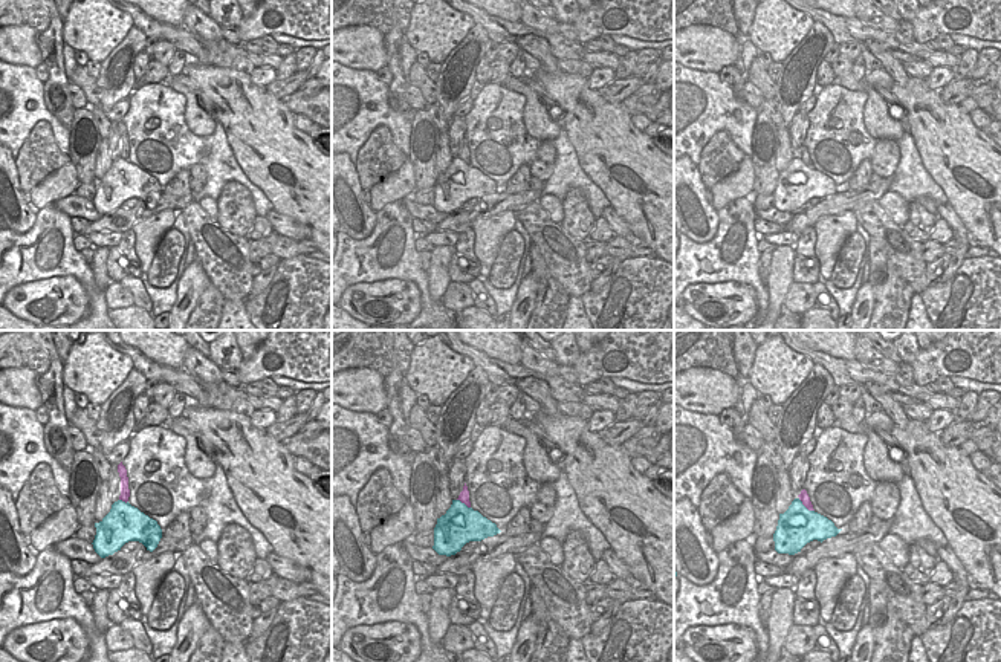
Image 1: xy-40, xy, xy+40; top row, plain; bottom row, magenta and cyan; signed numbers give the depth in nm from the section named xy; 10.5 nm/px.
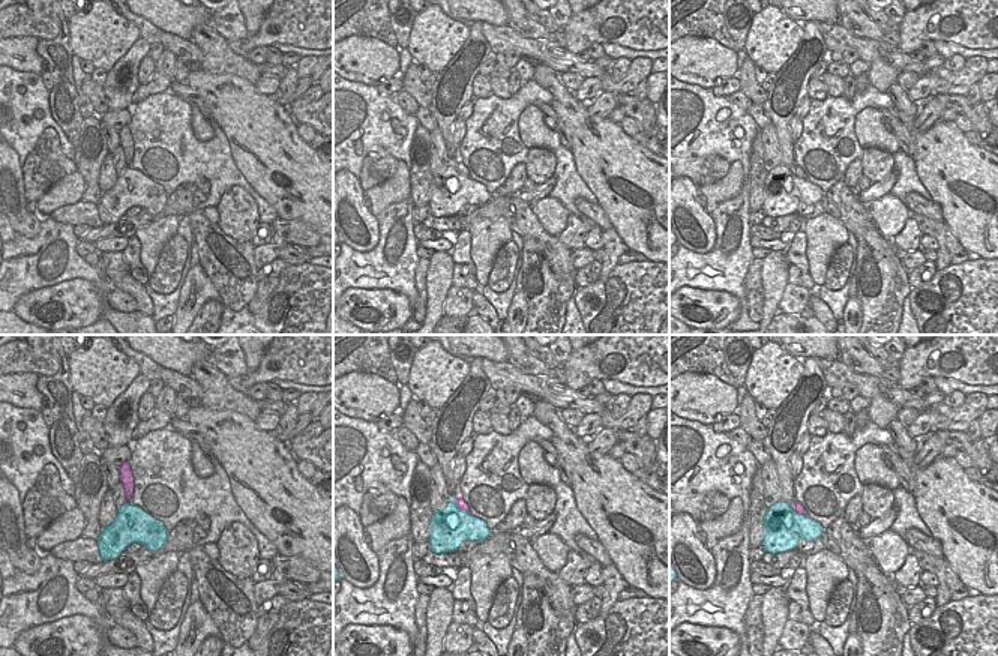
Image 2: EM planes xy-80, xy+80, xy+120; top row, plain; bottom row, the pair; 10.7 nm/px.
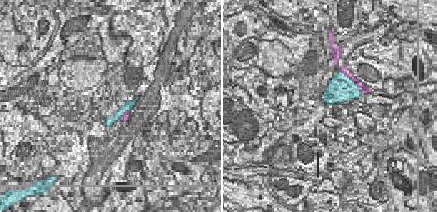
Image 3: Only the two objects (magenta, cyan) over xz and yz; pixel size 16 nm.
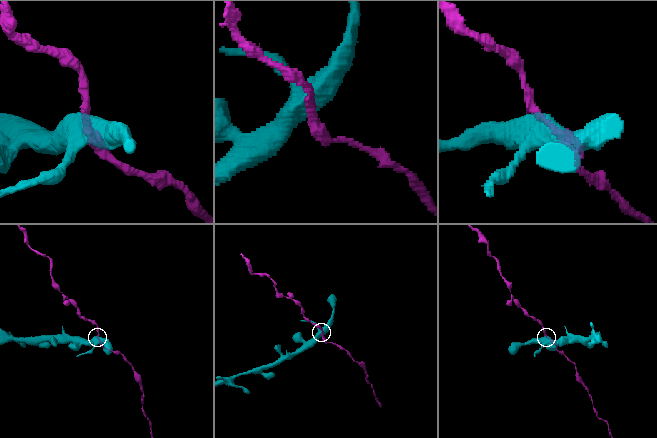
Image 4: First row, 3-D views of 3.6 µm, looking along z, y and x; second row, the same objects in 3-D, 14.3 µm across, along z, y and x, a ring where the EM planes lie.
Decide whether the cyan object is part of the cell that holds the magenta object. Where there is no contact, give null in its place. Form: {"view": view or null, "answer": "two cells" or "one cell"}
{"view": "xy+40", "answer": "two cells"}

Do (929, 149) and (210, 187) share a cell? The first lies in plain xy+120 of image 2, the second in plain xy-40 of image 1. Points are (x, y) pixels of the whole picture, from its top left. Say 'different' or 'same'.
different

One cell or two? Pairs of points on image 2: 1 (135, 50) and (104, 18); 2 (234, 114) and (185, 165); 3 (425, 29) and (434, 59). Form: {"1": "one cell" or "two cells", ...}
{"1": "two cells", "2": "two cells", "3": "one cell"}

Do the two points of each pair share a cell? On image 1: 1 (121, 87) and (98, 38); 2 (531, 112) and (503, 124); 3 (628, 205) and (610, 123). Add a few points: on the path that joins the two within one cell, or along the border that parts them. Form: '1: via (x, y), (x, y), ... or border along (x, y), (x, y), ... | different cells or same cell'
1: border along (130, 28), (126, 37), (101, 63) | different cells
2: border along (503, 86), (524, 97), (523, 126), (540, 141) | different cells
3: via (613, 185), (595, 155), (604, 142) | same cell

